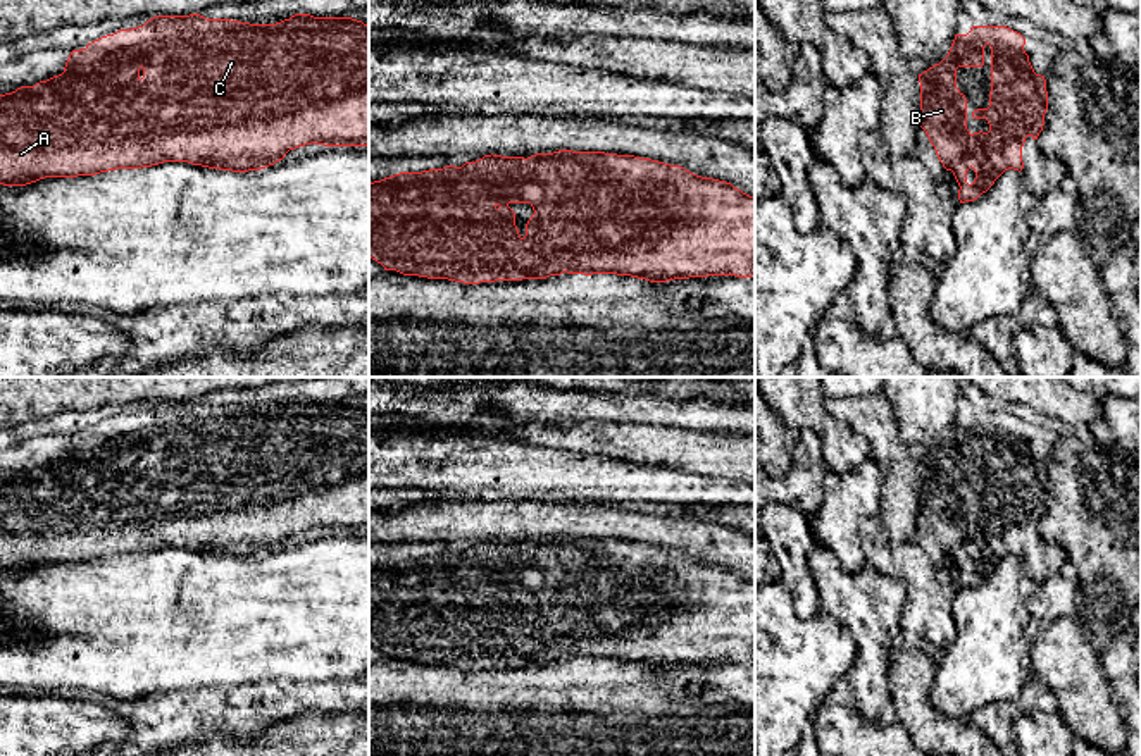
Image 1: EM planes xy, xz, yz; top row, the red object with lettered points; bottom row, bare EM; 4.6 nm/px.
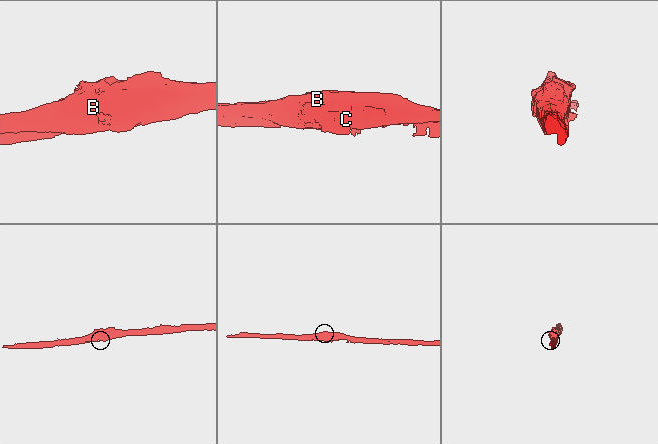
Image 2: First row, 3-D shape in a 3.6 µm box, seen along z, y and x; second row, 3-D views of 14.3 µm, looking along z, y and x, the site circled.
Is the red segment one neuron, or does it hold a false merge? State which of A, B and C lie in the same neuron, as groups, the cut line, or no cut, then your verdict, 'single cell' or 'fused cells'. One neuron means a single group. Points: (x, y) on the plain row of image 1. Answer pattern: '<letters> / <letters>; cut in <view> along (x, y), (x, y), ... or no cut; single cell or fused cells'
A B C; no cut; single cell

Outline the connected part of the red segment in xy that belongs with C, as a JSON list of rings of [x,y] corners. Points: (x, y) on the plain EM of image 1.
[[[200,400],[155,401],[143,412],[119,415],[81,436],[72,436],[62,460],[0,480],[0,570],[3,572],[26,572],[45,563],[78,563],[115,555],[141,555],[164,548],[188,548],[209,555],[248,558],[274,551],[290,536],[312,529],[369,532],[369,410],[362,406],[295,400],[276,410],[250,410],[231,405],[207,405]]]

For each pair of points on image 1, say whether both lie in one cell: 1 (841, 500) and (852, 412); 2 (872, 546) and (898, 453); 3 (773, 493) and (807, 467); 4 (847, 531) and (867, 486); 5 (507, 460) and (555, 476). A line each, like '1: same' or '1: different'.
1: different
2: different
3: same
4: same
5: same

